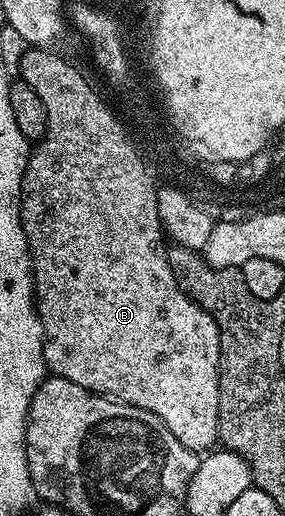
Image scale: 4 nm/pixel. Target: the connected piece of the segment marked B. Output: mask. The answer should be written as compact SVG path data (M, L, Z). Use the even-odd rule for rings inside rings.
M28 49L28 52L20 59L20 71L18 71L19 78L26 81L26 85L30 85L30 89L34 89L38 93L38 97L42 97L42 105L46 105L46 121L48 128L44 134L44 138L39 140L31 148L28 164L24 170L24 180L20 186L20 220L22 221L22 229L24 235L28 238L28 254L32 256L32 285L34 294L36 296L36 313L40 317L40 324L42 325L42 333L44 334L44 365L51 374L62 377L66 381L74 381L74 385L82 385L82 389L93 391L95 395L107 395L109 399L115 399L117 403L125 403L131 407L138 409L146 409L152 411L157 417L166 425L166 429L170 429L170 433L174 433L174 437L178 441L182 441L182 445L186 445L186 449L195 451L197 453L208 453L217 446L218 436L220 433L220 426L218 425L218 401L220 400L220 330L215 321L210 317L210 313L206 313L206 309L202 309L190 296L185 293L178 285L178 281L174 281L174 273L168 264L168 253L166 250L166 236L164 228L160 225L160 218L158 217L158 197L156 192L158 190L158 183L152 180L152 175L148 172L146 164L140 160L140 155L136 152L136 147L131 143L129 132L120 132L120 127L107 116L105 110L107 106L106 99L99 95L98 92L92 91L90 84L84 80L84 75L72 63L67 63L64 59L59 59L55 55L55 50L52 49Z

